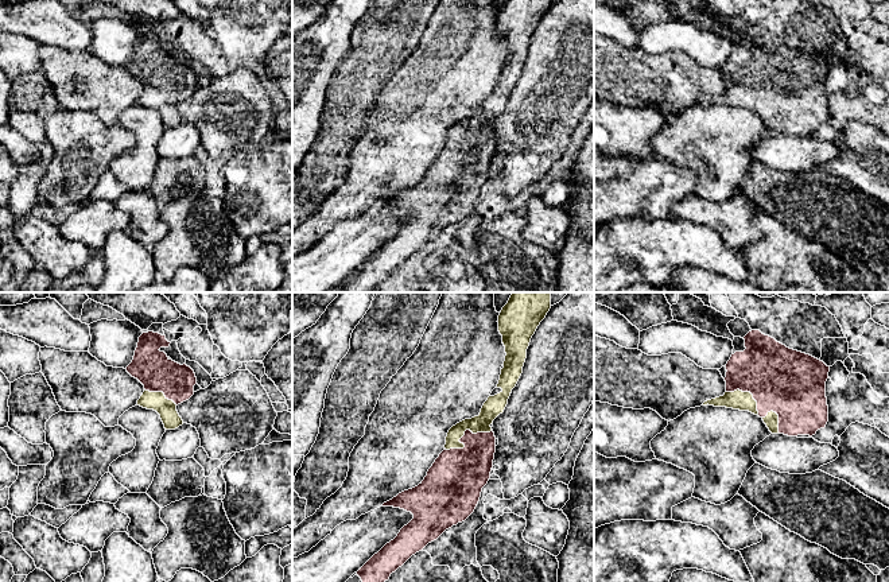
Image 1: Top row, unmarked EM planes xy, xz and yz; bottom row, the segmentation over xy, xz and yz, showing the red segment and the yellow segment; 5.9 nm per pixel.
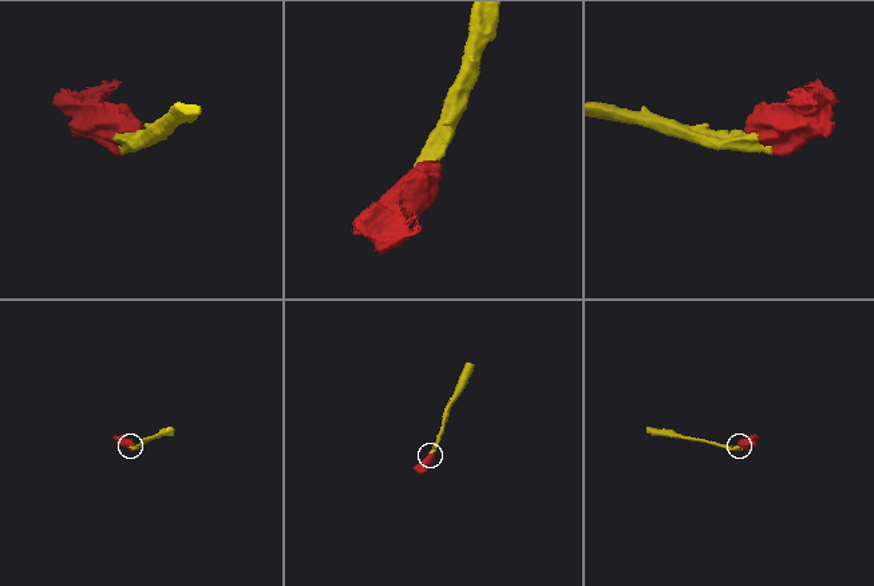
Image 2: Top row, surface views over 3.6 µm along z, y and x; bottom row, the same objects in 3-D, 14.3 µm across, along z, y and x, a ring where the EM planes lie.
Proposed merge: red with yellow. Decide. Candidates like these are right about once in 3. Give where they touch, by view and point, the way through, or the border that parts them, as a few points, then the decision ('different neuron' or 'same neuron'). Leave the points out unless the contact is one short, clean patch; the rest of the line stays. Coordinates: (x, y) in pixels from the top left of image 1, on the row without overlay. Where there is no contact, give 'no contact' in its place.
contact xz (464, 134); same neuron

